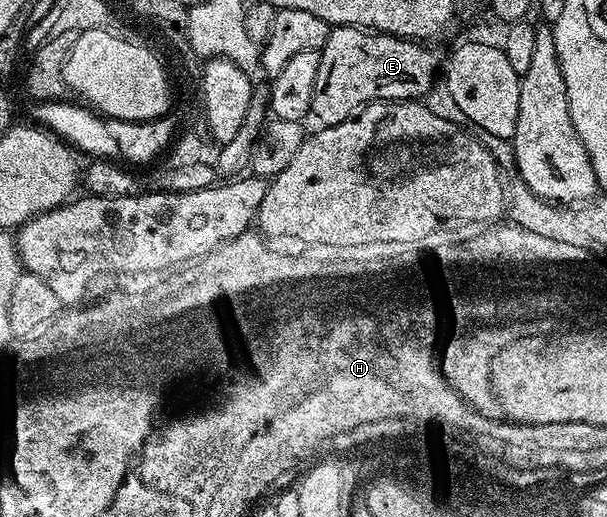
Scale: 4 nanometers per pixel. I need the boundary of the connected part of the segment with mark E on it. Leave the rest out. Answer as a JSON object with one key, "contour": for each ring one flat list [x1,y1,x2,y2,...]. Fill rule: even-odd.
{"contour":[[336,26,328,33,323,49,319,51,317,81,313,83,311,114,320,127,336,126,352,117,368,102,409,102,422,99,436,85,435,73,441,70,441,54,430,50,430,45,419,40,398,38,357,26]]}

